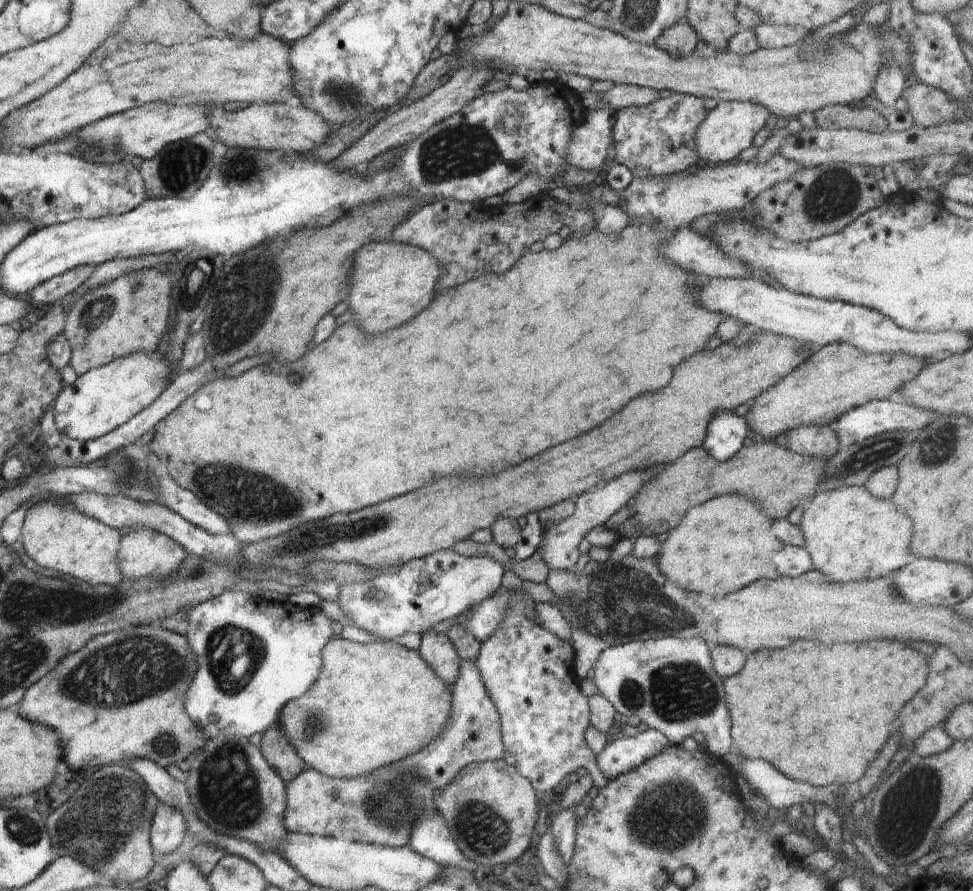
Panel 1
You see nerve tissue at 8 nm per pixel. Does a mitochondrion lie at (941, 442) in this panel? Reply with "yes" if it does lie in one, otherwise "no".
yes

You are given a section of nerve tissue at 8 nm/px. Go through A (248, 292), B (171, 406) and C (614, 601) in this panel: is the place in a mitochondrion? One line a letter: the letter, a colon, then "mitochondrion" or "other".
A: mitochondrion
B: other
C: mitochondrion

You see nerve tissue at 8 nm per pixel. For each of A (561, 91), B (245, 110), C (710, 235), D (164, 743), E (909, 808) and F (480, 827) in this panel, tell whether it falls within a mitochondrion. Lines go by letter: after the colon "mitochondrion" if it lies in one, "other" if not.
A: other
B: other
C: other
D: mitochondrion
E: mitochondrion
F: mitochondrion

